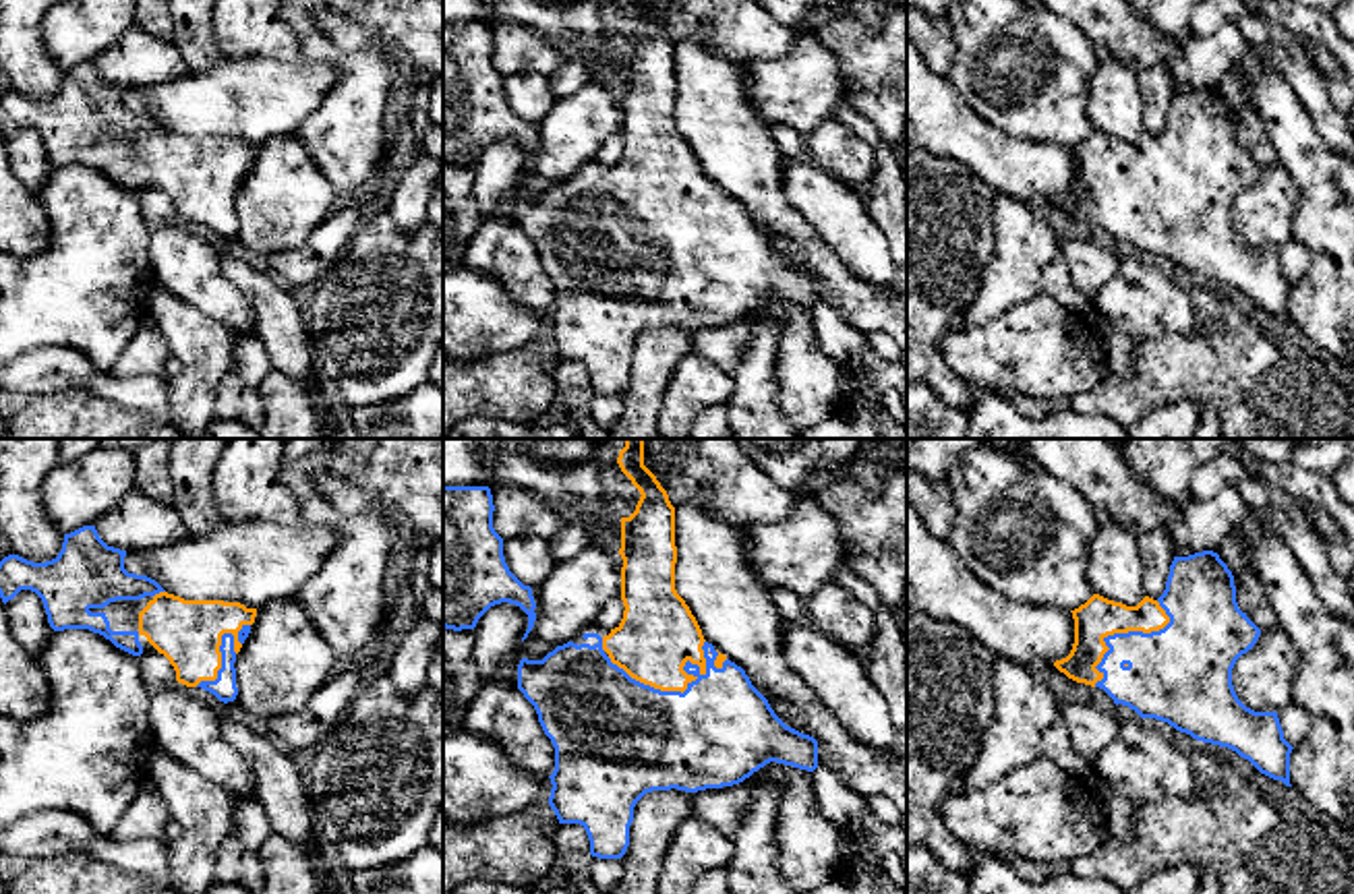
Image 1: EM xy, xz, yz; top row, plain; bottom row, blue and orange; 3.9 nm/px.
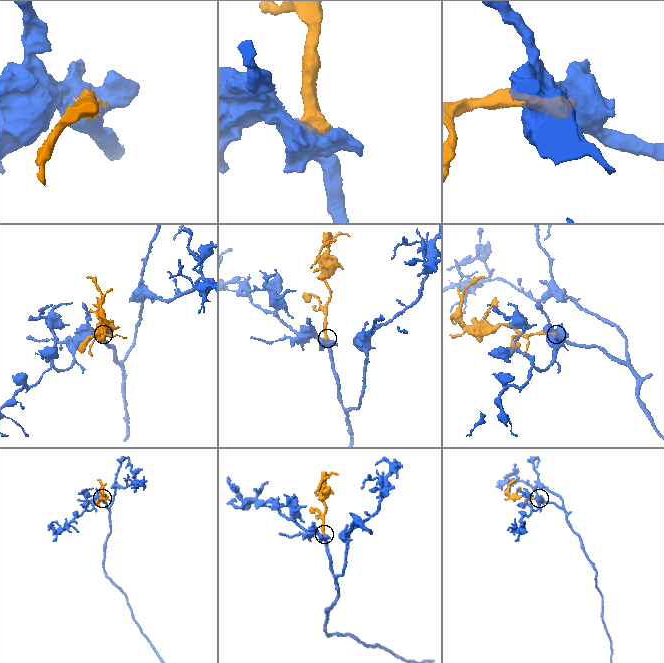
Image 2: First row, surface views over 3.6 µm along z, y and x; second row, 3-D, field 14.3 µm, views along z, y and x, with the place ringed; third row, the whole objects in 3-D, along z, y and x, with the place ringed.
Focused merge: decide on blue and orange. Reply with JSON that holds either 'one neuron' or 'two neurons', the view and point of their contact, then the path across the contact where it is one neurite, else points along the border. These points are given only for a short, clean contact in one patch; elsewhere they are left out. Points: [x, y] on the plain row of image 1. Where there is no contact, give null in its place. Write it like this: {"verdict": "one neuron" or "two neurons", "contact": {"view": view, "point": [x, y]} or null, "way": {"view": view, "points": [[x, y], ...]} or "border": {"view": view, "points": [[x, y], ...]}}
{"verdict": "one neuron", "contact": {"view": "xz", "point": [657, 226]}}

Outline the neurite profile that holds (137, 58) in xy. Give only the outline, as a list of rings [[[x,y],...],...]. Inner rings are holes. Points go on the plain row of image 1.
[[[133,25],[93,62],[108,83],[120,87],[166,83],[188,74],[174,41],[159,39],[139,25]]]

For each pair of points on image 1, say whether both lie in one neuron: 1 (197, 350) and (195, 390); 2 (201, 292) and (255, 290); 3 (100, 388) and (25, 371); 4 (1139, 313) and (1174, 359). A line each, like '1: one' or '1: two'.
1: one
2: two
3: one
4: two

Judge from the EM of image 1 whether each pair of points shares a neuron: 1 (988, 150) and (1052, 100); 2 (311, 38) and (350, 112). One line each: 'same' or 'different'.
1: different
2: same

